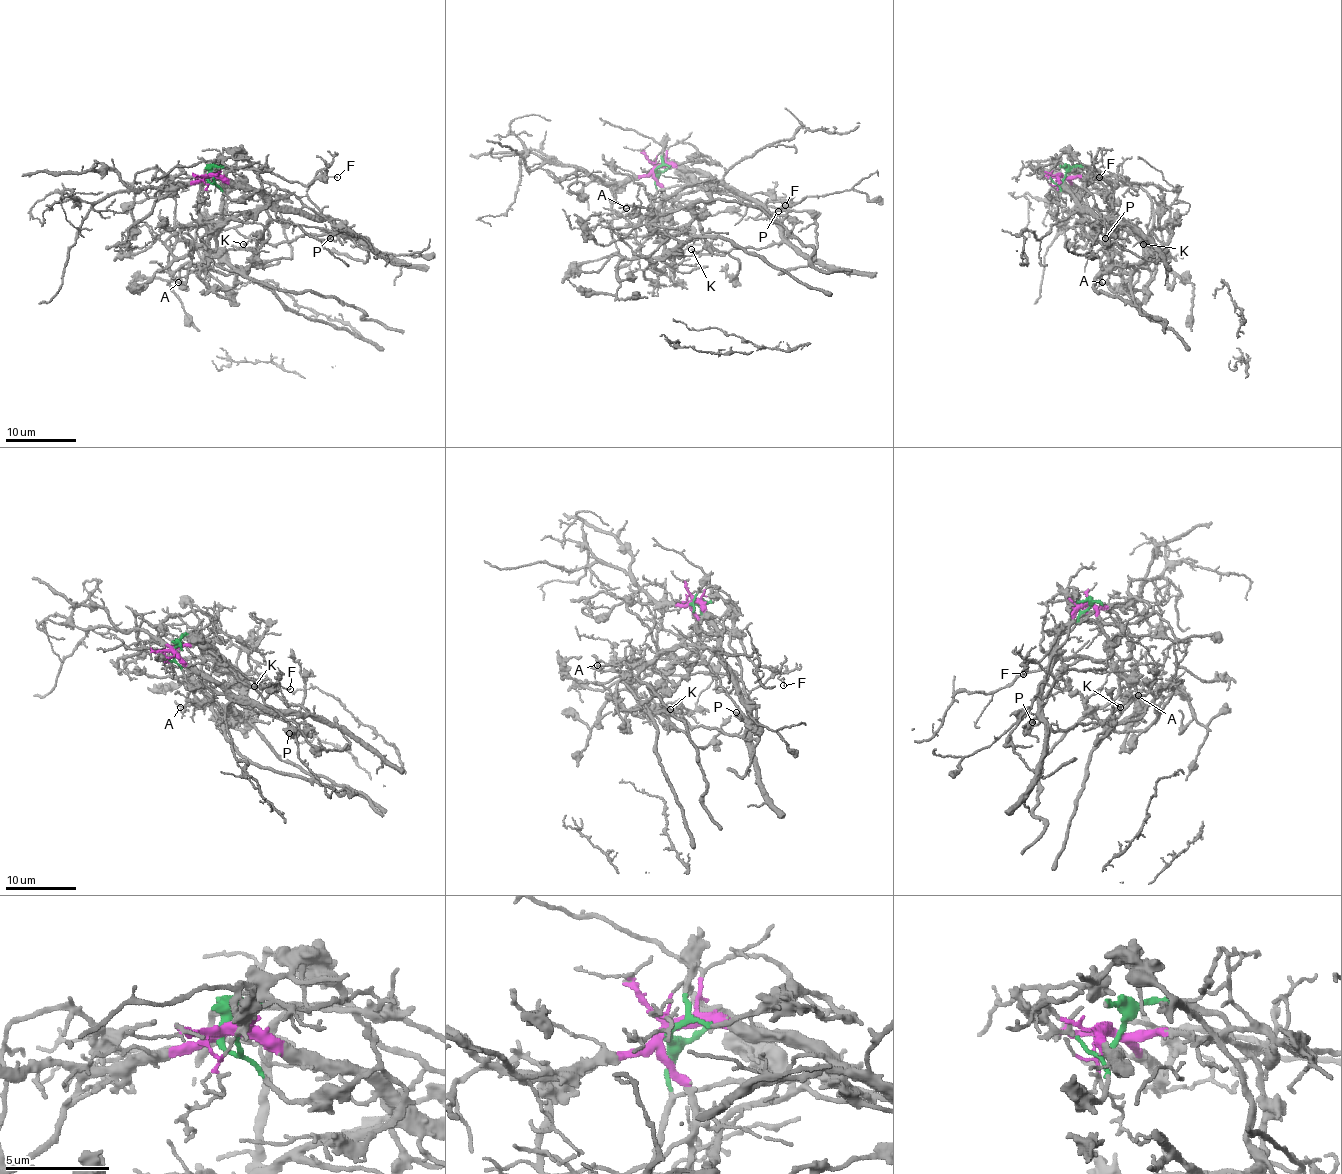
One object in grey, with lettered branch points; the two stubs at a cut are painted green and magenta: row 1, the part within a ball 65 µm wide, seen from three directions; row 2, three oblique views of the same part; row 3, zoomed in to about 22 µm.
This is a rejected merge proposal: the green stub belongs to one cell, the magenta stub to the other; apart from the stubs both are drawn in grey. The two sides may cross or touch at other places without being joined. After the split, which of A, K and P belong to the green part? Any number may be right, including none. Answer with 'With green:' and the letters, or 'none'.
With green: none

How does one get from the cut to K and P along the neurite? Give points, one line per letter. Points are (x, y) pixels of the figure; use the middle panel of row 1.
K: (656, 169), (678, 165), (710, 174), (751, 197), (781, 238), (759, 248), (699, 254), (690, 248)
P: (656, 169), (678, 165), (692, 172), (710, 174), (724, 186), (742, 192), (781, 227), (786, 213), (777, 211)

